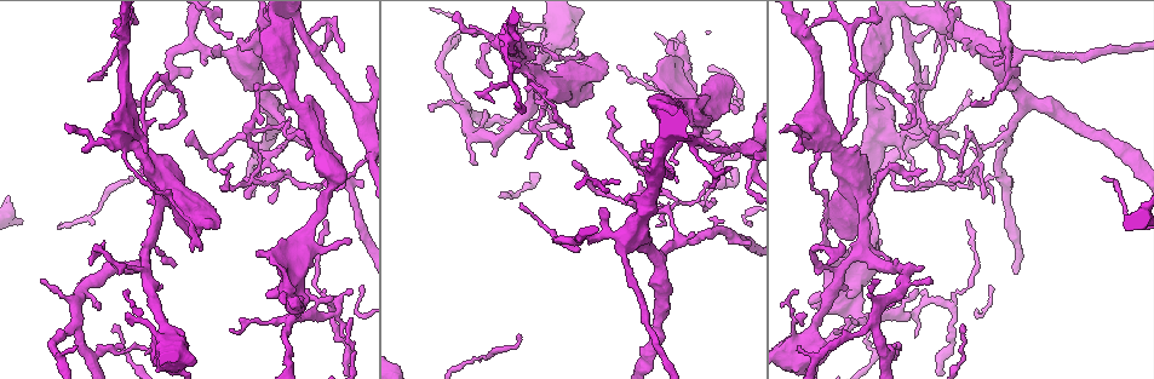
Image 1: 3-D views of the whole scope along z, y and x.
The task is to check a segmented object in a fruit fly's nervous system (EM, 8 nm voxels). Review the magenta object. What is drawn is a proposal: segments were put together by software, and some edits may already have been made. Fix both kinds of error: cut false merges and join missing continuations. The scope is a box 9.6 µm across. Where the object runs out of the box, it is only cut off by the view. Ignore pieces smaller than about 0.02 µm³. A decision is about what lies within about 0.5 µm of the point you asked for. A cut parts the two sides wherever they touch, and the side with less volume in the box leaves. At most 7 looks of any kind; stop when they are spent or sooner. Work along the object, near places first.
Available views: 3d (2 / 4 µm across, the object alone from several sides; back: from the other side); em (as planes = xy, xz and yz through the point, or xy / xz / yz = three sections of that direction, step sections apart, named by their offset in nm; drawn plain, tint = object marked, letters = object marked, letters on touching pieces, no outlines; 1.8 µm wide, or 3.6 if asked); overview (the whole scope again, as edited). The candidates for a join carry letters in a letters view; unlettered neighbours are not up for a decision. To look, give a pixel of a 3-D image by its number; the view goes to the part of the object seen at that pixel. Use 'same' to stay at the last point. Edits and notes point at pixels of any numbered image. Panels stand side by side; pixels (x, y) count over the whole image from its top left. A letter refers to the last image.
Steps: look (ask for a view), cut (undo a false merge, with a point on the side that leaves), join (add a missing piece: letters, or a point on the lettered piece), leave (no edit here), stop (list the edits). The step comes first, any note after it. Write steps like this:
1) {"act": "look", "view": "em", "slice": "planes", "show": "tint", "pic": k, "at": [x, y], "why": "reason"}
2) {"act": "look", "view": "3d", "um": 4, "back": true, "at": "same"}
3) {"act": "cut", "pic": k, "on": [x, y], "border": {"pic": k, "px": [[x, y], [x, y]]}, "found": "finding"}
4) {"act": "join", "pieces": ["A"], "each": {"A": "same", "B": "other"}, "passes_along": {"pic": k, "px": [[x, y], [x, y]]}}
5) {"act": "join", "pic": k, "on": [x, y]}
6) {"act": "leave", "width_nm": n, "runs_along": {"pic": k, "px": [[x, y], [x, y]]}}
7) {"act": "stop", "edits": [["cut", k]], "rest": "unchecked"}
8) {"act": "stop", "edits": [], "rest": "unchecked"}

{"act": "look", "view": "em", "slice": "xz", "step": 4, "show": "tint", "pic": 1, "at": [862, 321], "why": "sharp bend"}

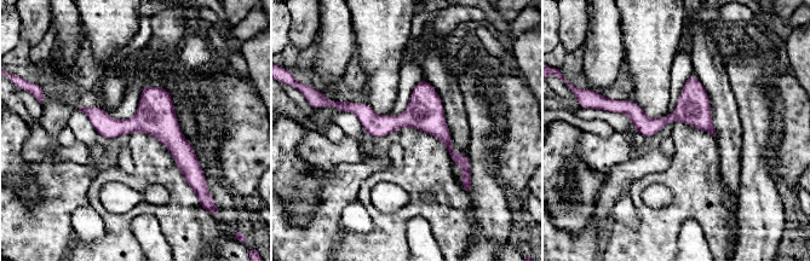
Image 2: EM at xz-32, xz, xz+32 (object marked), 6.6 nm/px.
{"act": "look", "view": "em", "slice": "xz", "step": 4, "show": "letters", "at": "same"}

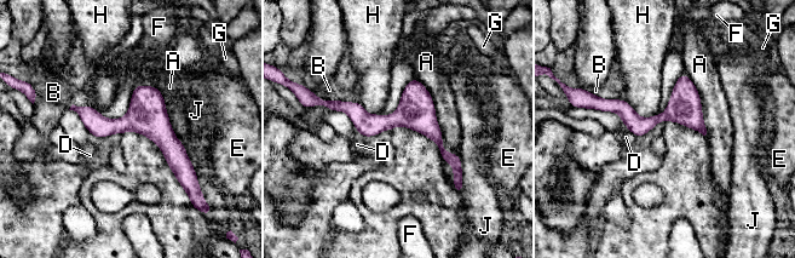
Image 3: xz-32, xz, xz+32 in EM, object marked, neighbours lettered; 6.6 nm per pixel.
{"act": "leave", "each": {"A": "other", "B": "other", "D": "other", "E": "other", "F": "other", "G": "other", "H": "other", "J": "other"}, "found": "all the same neuron"}

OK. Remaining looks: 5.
{"act": "look", "view": "em", "slice": "planes", "show": "letters", "pic": 1, "at": [859, 195], "why": "abrupt turn"}

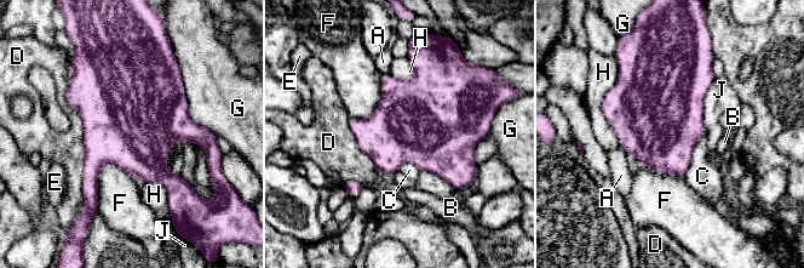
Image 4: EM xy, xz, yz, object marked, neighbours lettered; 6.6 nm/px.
{"act": "leave", "width_nm": 550, "each": {"A": "other", "B": "other", "C": "other", "D": "other", "E": "other", "F": "other", "G": "other", "H": "other", "J": "other"}, "found": "continuous, no second neuron"}

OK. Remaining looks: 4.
{"act": "look", "view": "em", "slice": "xy", "step": 8, "show": "letters", "pic": 1, "at": [677, 243], "why": "arms part here"}

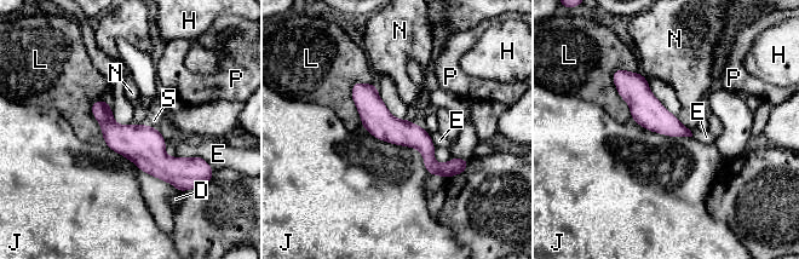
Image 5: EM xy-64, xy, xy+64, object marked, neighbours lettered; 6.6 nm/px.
{"act": "look", "view": "em", "slice": "planes", "show": "letters", "at": "same"}

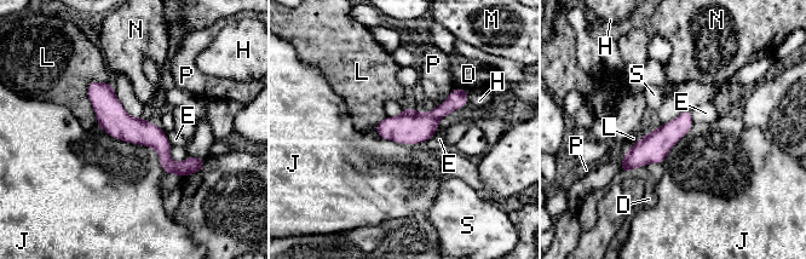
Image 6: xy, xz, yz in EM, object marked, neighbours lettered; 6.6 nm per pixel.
{"act": "leave", "each": {"D": "other", "E": "other", "H": "other", "J": "other", "L": "other", "M": "other", "N": "other", "P": "other", "S": "other"}, "border": {"pic": 6, "px": [[99, 126], [151, 147], [168, 174]]}, "found": "all the same neuron"}

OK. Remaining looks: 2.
{"act": "stop", "edits": [], "rest": "unchecked"}

